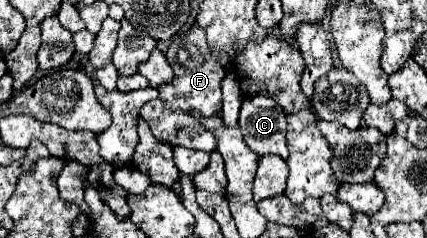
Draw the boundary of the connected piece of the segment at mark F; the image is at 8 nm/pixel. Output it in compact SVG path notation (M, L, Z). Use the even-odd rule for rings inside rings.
M193 25L187 33L173 39L165 57L175 69L175 77L169 85L161 87L159 99L153 99L141 107L141 117L149 123L151 133L157 135L157 139L161 139L163 143L171 147L185 145L211 153L217 147L215 137L201 127L199 117L187 117L185 111L193 111L199 115L217 115L221 111L221 81L225 79L227 71L221 63L217 63L217 59L213 59L205 41L205 31L199 25ZM179 51L189 51L189 59L185 61L185 65L181 65Z

